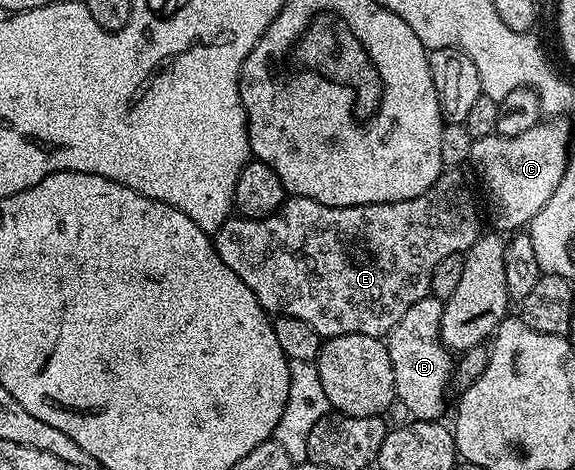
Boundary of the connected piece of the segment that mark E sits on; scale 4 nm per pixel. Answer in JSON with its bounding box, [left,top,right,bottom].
[213,169,483,337]

